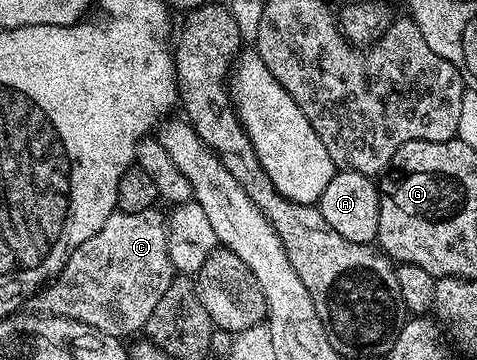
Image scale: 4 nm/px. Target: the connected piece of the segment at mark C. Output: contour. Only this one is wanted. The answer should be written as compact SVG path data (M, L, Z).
M154 208L134 214L114 212L105 221L103 228L95 232L95 236L83 240L83 244L79 244L79 248L71 252L57 277L44 287L40 295L40 298L42 297L40 309L46 315L70 318L122 340L128 339L128 334L133 334L136 330L137 333L144 331L151 312L155 312L155 304L159 304L163 292L167 292L167 284L171 284L175 277L169 255L167 218L159 211L160 209Z

